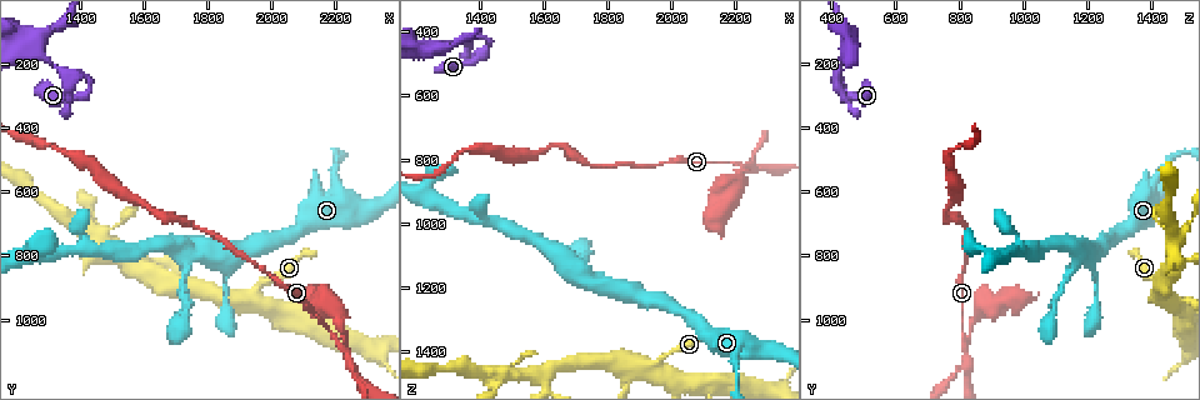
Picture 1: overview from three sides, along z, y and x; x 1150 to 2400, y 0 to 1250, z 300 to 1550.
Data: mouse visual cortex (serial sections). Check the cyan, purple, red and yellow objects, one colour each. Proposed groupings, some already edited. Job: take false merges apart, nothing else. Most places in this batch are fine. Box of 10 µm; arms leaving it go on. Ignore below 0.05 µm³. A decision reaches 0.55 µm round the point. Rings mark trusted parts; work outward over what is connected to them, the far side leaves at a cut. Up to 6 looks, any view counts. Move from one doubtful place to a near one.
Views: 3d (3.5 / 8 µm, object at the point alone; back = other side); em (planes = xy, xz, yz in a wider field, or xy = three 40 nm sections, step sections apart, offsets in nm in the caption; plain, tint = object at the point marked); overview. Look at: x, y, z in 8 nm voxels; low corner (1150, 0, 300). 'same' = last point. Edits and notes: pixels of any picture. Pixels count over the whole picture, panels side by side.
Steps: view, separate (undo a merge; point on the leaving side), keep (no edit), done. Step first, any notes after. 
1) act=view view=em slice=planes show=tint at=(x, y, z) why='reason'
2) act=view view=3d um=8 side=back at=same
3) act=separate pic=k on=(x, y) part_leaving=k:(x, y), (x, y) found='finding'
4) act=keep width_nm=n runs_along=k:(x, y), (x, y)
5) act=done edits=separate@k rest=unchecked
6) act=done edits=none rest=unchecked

act=view view=3d um=8 at=(2210, 1070, 820) why='a fork'

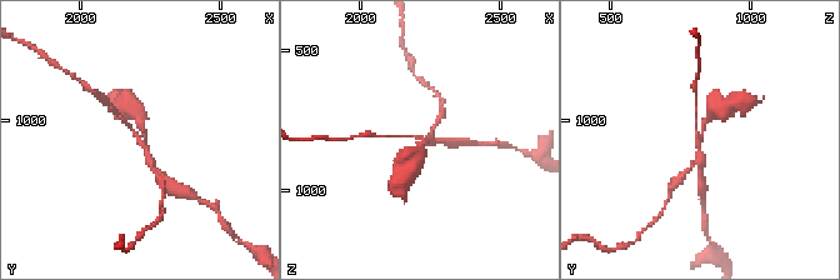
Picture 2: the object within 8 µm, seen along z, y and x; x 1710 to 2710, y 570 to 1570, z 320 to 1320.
act=view view=em slice=xy step=2 show=tint at=same arms=3 arm_widths_nm=150,200,200 why='now the EM'

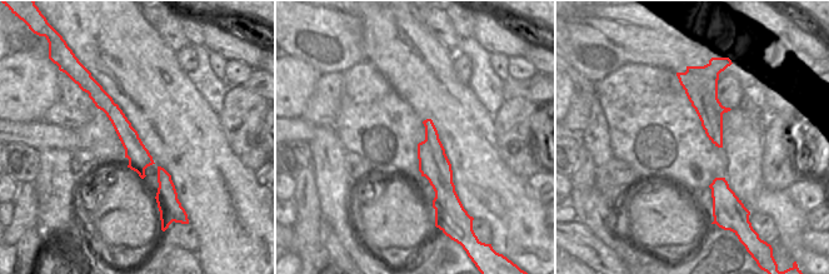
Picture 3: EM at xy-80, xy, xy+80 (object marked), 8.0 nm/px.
act=separate pic=2 on=(140, 115) found='a second cell is stuck on'

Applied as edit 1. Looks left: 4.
act=view view=overview why='see it whole again'

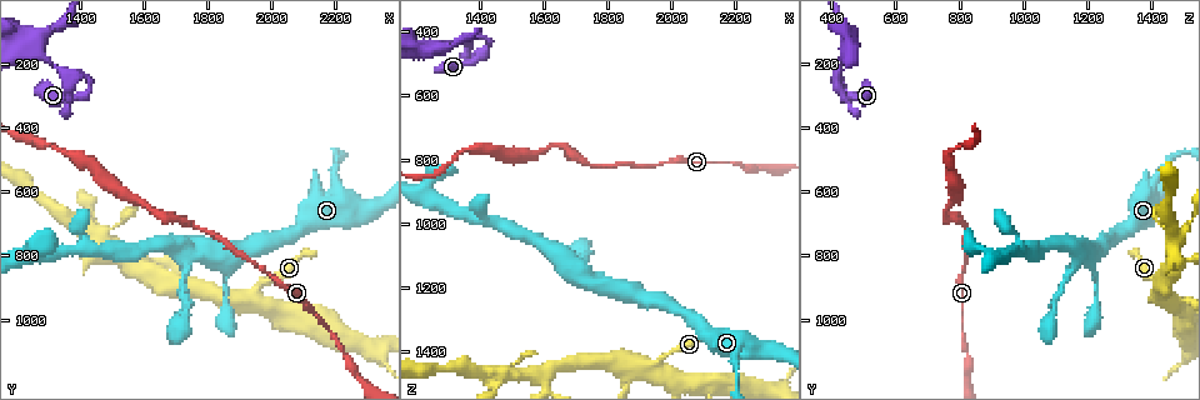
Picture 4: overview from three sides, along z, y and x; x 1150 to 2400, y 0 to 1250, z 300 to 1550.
act=view view=3d um=3.5 at=(1740, 790, 1170) why='side arm on a straight run'

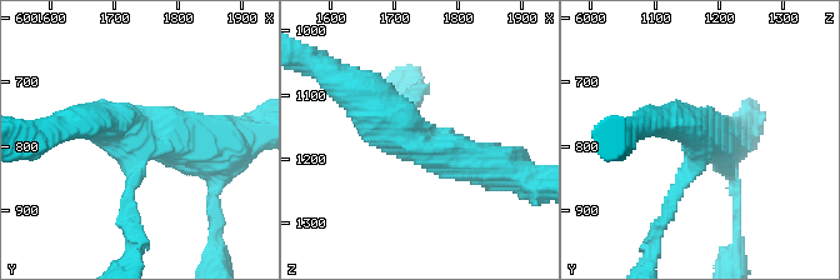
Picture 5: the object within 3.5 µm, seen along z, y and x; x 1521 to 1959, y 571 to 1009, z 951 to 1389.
act=view view=em slice=xy step=5 show=tint at=(1730, 785, 1175)

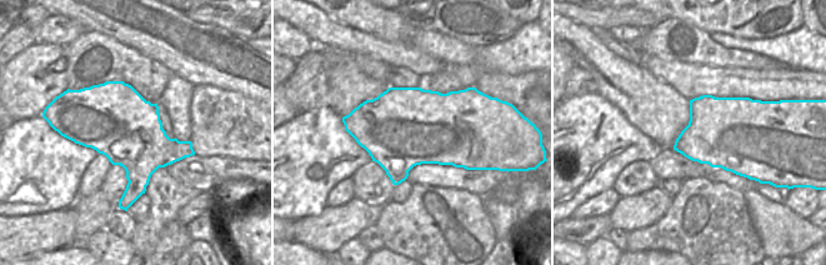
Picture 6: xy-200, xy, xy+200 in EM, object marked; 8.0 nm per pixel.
act=keep runs_along=5:(496, 166), (435, 154), (351, 90) found='continuous, no second cell'

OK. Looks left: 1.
act=done edits=separate@2 rest=unchecked

